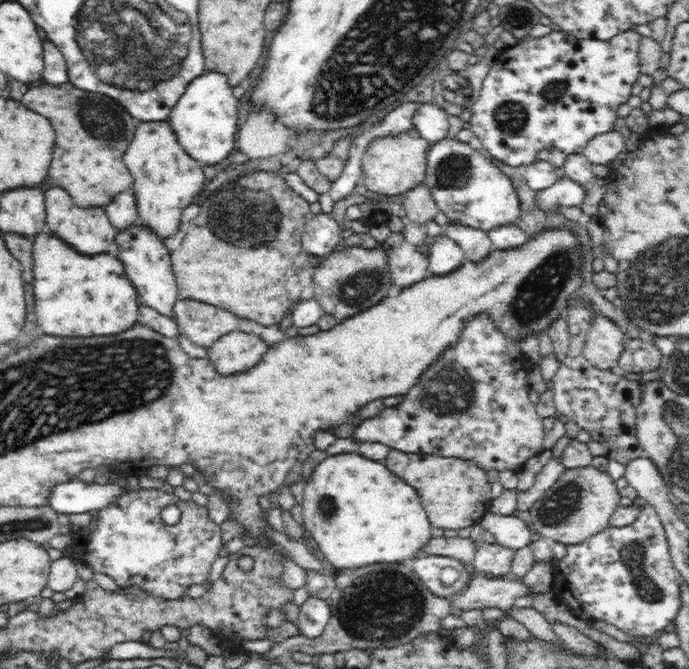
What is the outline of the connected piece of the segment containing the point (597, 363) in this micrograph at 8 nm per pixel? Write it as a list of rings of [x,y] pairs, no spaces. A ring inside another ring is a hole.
[[[597,312],[596,324],[588,332],[583,356],[596,369],[613,373],[621,368],[619,361],[626,342],[627,338],[617,324]]]

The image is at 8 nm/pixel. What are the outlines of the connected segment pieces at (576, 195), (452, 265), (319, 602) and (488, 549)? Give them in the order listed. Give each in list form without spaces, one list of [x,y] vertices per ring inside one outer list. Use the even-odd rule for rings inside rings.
[[[567,177],[556,180],[552,186],[537,190],[533,201],[538,213],[542,215],[560,215],[562,208],[576,208],[582,204],[586,190],[571,182]]]
[[[444,233],[429,242],[427,277],[444,277],[467,264],[462,248]]]
[[[310,595],[299,606],[298,620],[296,620],[299,634],[308,641],[320,638],[329,618],[330,609],[327,601]]]
[[[480,543],[470,568],[474,573],[492,574],[495,577],[509,576],[514,551],[498,543]]]

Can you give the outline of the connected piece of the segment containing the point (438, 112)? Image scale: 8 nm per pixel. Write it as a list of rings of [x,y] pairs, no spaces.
[[[434,100],[420,103],[412,115],[413,129],[428,144],[436,144],[450,134],[450,115]]]

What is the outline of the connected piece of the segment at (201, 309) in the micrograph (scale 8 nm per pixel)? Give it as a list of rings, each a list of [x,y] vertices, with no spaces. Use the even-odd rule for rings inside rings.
[[[192,298],[177,300],[172,317],[181,333],[199,347],[212,349],[225,334],[237,331],[241,318],[228,310]]]

